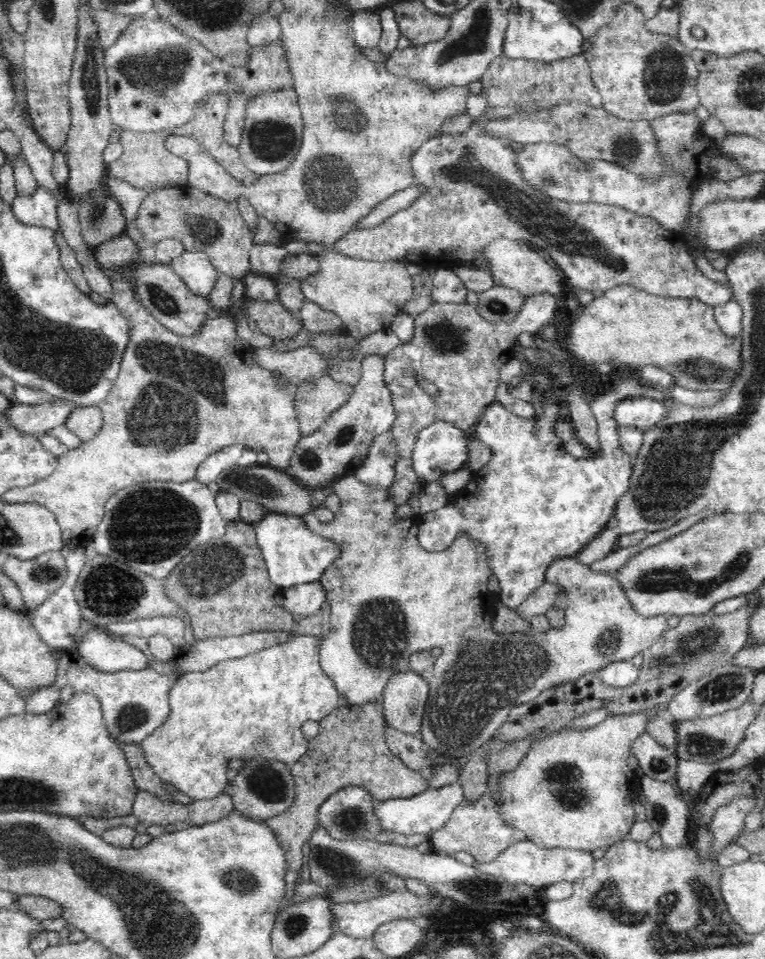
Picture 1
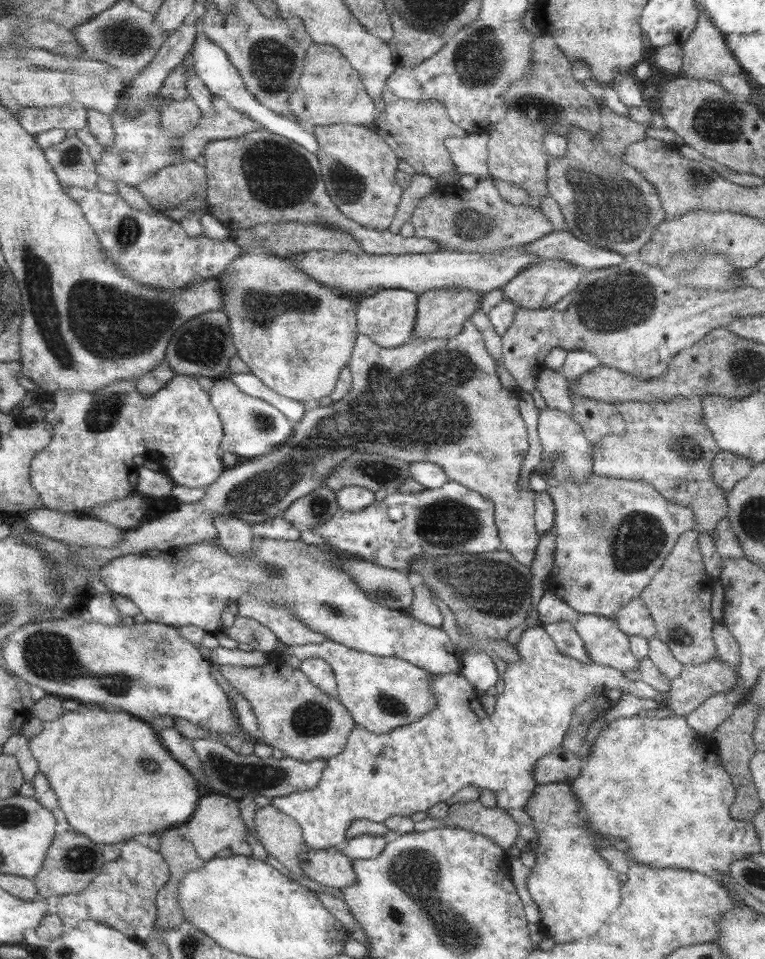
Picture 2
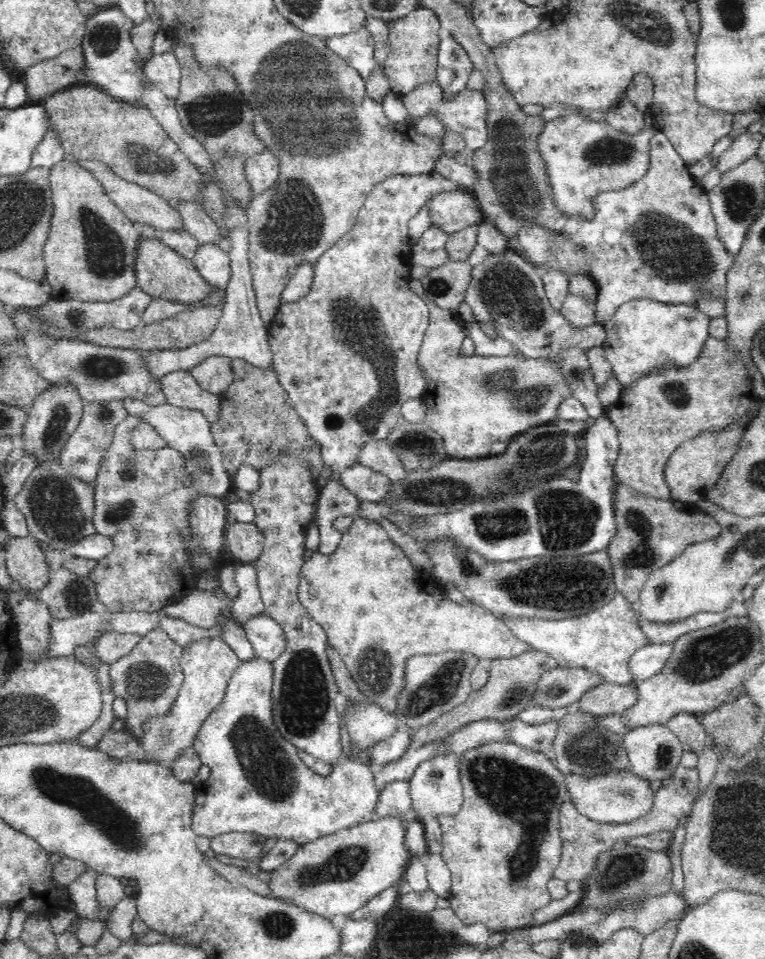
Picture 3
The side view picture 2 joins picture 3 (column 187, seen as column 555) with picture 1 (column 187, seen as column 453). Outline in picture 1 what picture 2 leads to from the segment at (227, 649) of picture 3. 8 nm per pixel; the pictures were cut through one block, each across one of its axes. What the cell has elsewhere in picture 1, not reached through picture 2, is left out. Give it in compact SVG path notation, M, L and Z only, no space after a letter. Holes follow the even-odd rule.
M294 635L283 643L270 645L268 648L263 648L243 657L219 662L216 666L206 669L204 672L196 671L179 674L177 684L172 688L169 695L170 717L165 724L162 724L161 728L158 728L140 743L140 749L144 753L146 763L150 765L150 768L152 768L158 778L161 778L168 784L173 784L179 792L188 796L188 798L192 798L194 801L210 800L210 798L216 798L216 796L220 796L222 792L225 792L225 788L229 784L226 774L228 774L229 761L232 759L241 759L242 761L251 759L279 761L288 766L298 763L298 760L301 760L301 757L306 755L309 746L309 740L302 735L301 728L304 722L314 721L320 723L323 719L327 719L330 712L333 712L339 706L338 700L340 695L338 689L336 689L334 681L326 676L321 667L319 652L322 641L323 639L320 636Z

